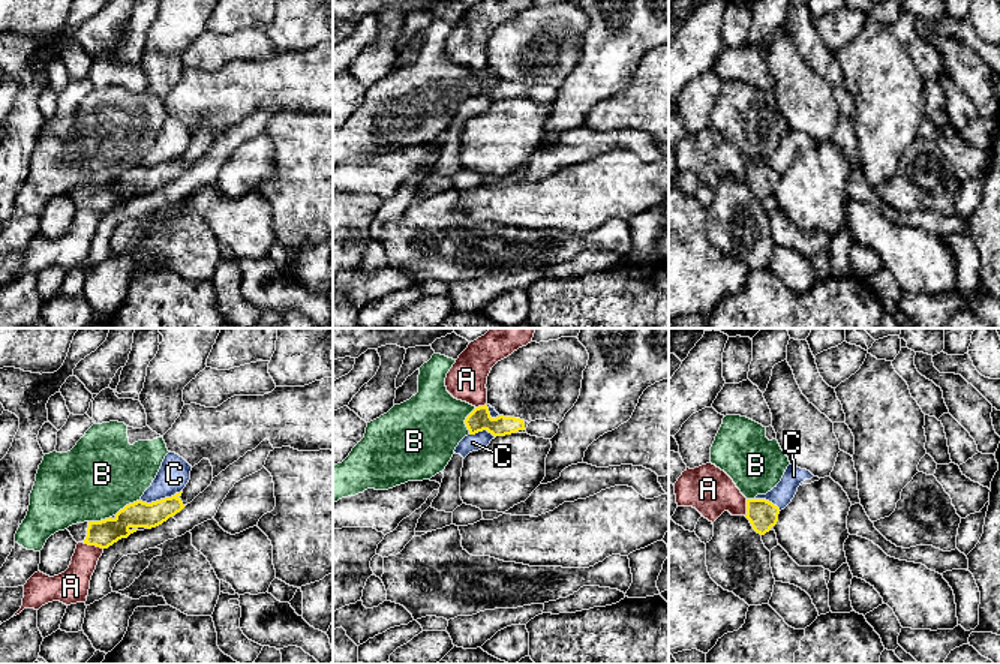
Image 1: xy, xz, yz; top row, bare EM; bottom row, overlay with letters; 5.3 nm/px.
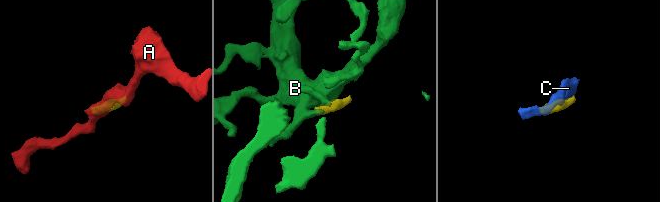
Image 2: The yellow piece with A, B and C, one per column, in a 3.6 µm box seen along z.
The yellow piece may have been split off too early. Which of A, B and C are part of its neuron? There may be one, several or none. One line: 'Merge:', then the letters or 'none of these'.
Merge: none of these

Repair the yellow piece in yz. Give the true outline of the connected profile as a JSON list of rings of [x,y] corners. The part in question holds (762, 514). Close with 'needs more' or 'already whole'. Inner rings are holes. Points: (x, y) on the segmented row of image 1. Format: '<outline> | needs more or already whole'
[[[747,499],[747,519],[753,529],[765,535],[778,522],[780,508],[766,499]]] | already whole

